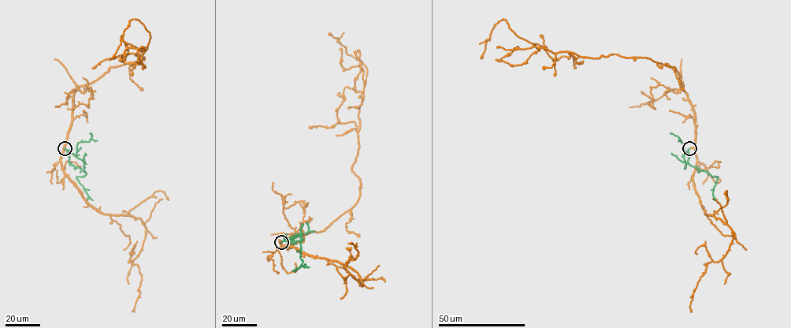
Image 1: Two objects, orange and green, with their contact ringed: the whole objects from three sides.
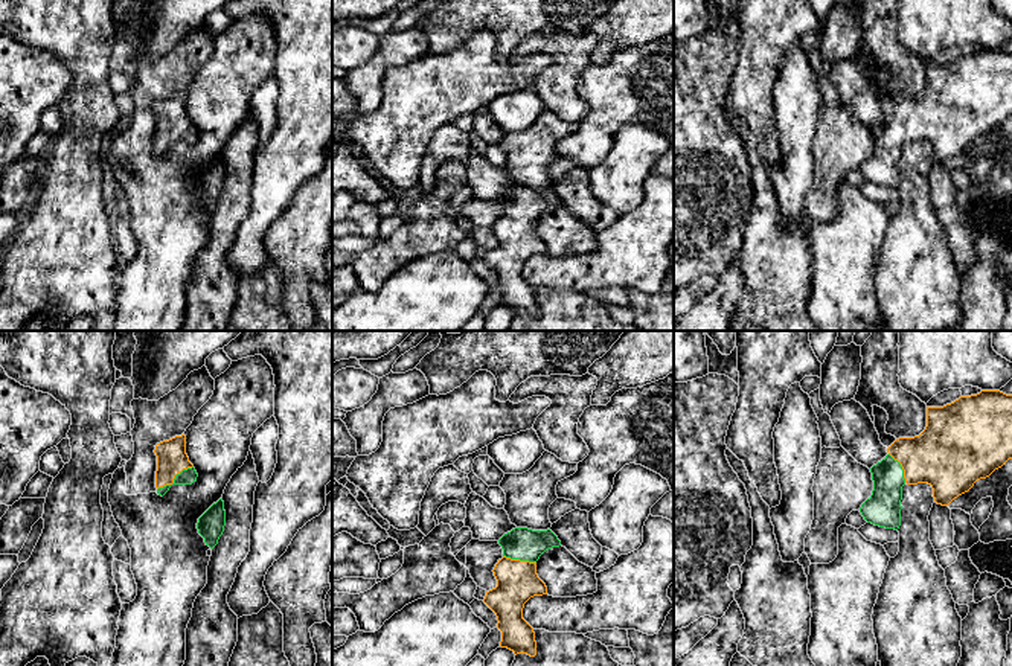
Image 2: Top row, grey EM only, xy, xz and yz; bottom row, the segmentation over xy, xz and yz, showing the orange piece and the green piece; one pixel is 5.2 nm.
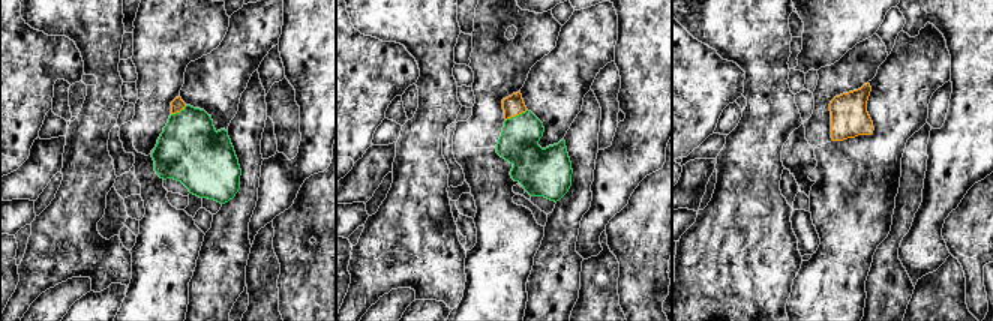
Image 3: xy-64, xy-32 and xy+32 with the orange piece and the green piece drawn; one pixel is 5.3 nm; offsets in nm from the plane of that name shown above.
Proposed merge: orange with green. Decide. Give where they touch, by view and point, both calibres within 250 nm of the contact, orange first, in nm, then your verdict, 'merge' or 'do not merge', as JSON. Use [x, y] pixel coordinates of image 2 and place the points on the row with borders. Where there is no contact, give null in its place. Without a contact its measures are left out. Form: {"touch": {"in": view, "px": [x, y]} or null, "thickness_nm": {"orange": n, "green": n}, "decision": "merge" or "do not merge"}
{"touch": {"in": "xy", "px": [174, 477]}, "thickness_nm": {"orange": 160, "green": 80}, "decision": "merge"}

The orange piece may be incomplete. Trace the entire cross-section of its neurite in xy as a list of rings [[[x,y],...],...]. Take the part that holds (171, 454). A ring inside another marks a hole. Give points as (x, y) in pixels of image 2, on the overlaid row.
[[[175,436],[155,445],[157,456],[155,488],[165,495],[172,485],[192,485],[197,471],[186,454],[186,436]]]

